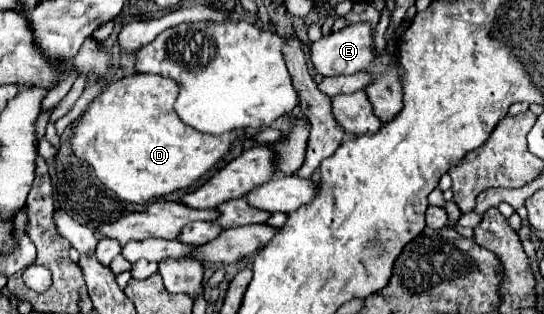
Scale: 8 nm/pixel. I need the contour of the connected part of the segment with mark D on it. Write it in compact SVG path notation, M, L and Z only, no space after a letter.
M134 74L128 78L120 78L100 96L96 96L96 100L82 116L80 124L74 128L74 154L86 160L94 168L98 180L122 200L126 200L126 196L130 200L130 194L170 194L182 188L190 188L218 164L218 160L234 146L238 138L244 138L242 130L238 130L236 136L234 132L212 136L194 130L188 124L182 124L182 120L178 120L178 114L174 112L174 100L178 98L178 92L180 88L176 80L158 74Z

